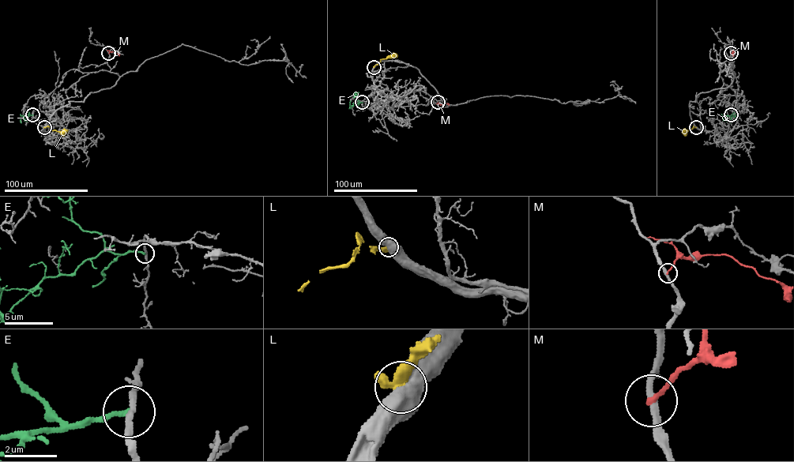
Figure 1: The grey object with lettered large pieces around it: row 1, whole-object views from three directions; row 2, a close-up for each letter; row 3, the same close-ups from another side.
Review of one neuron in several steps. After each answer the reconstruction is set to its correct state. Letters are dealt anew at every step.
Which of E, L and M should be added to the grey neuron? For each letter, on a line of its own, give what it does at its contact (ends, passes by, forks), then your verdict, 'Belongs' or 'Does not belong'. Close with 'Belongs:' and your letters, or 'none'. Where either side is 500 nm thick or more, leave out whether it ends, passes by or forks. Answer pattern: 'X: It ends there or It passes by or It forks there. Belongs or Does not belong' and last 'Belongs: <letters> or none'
E: It ends there. Does not belong
L: Does not belong
M: It ends there. Does not belong
Belongs: none

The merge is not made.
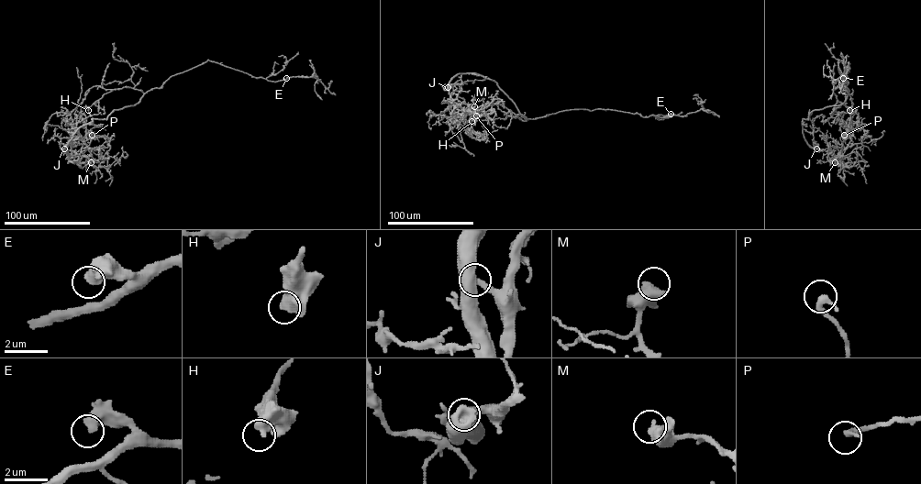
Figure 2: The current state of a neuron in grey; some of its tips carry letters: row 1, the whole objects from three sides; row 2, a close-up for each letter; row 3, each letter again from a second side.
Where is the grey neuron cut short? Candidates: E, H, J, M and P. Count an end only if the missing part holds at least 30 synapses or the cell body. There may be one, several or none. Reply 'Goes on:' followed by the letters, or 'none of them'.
Goes on: J

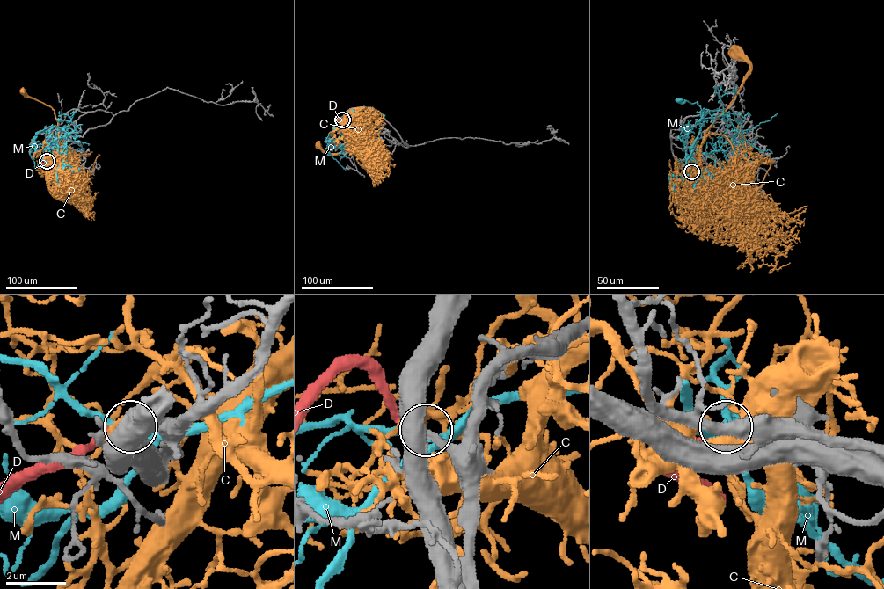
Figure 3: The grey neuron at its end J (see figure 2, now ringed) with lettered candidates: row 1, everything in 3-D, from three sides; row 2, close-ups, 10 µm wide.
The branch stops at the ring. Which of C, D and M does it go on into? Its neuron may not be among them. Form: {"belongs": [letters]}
{"belongs": ["D"]}

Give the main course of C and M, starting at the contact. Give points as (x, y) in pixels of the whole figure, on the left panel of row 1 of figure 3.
C: (47, 162), (47, 163), (55, 156), (58, 121), (54, 112), (22, 91)
M: (47, 161), (62, 152), (66, 144), (64, 135), (75, 129), (74, 123), (59, 119)

